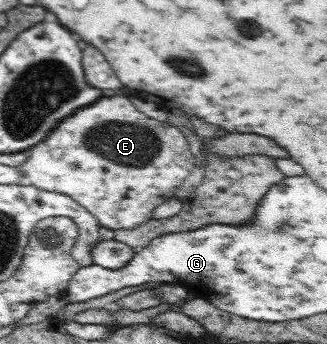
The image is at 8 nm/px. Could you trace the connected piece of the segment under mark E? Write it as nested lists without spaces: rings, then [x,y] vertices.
[[[102,96],[97,102],[78,109],[71,116],[64,118],[58,123],[56,128],[51,130],[49,136],[43,142],[30,148],[28,154],[28,159],[24,160],[21,166],[18,167],[22,183],[34,186],[40,190],[68,195],[70,198],[74,199],[79,206],[88,210],[89,214],[92,214],[98,219],[100,227],[110,228],[110,230],[114,231],[120,229],[135,229],[149,222],[152,219],[154,210],[156,210],[158,206],[163,205],[168,199],[176,197],[176,190],[178,190],[179,186],[182,186],[184,179],[188,178],[190,171],[195,168],[194,156],[192,156],[189,143],[183,136],[183,133],[173,125],[170,125],[168,121],[164,123],[158,122],[140,113],[134,107],[134,104],[130,102],[130,96]]]

